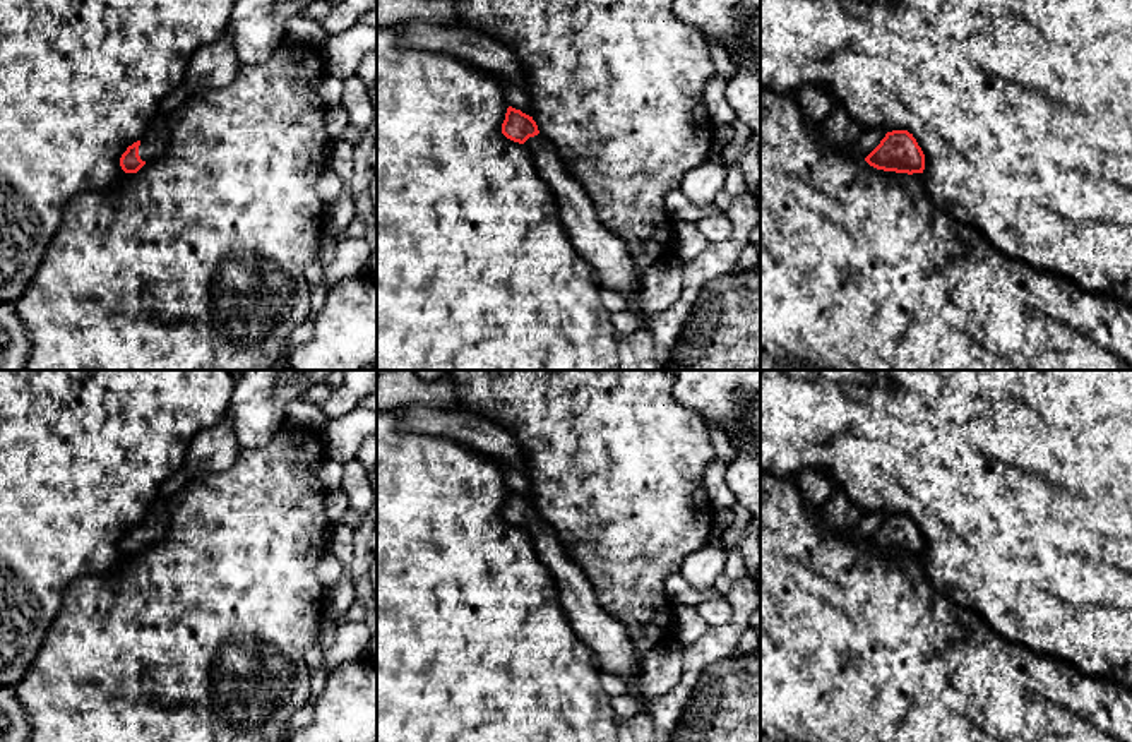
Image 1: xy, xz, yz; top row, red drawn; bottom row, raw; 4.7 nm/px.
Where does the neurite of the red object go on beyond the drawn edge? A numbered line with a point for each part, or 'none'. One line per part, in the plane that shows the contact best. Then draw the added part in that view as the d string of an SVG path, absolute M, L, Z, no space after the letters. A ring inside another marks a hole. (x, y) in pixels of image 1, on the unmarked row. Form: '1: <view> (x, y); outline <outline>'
1: xy (153, 528); outline M156 504L140 523L139 540L142 545L149 547L166 535L170 526L171 512L166 504Z

